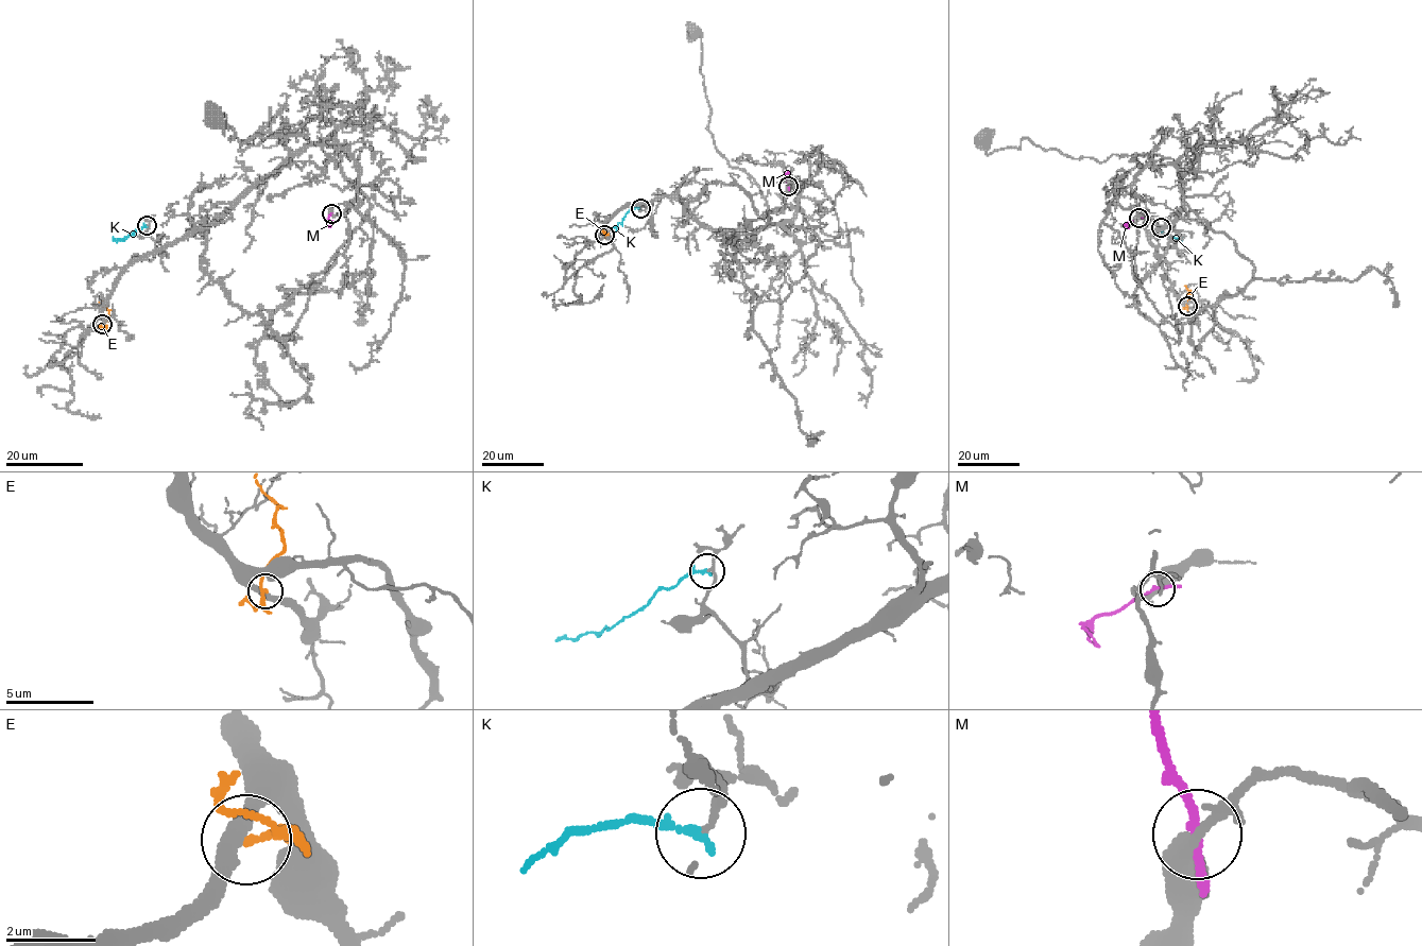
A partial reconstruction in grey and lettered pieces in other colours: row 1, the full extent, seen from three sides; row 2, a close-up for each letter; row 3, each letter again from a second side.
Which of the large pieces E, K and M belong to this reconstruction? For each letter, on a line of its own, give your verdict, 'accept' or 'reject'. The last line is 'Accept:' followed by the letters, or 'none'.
E: reject
K: reject
M: reject
Accept: none

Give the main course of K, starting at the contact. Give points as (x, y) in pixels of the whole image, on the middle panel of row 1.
K: (640, 208), (630, 209), (613, 229)

